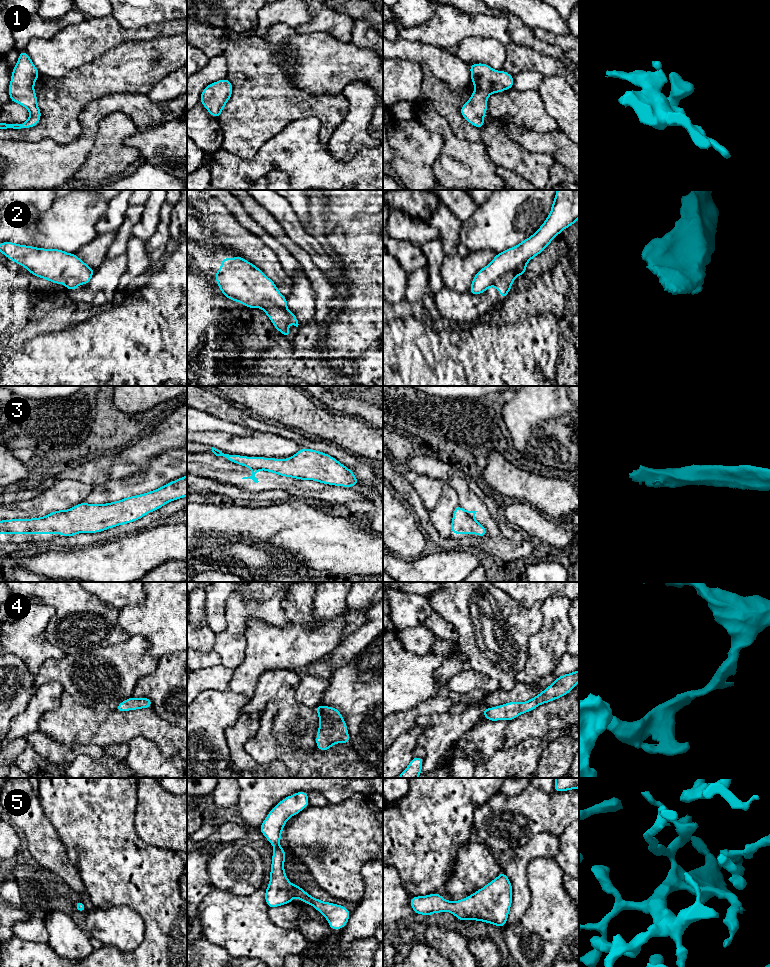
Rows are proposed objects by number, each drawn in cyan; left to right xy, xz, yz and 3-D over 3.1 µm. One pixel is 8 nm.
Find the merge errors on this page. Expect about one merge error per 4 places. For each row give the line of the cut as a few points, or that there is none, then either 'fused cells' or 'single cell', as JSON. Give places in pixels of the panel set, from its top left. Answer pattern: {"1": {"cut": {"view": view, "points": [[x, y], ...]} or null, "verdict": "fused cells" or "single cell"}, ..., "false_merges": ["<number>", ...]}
{"1": {"cut": null, "verdict": "single cell"}, "2": {"cut": {"view": "xz", "points": [[263, 305], [273, 303], [284, 308], [289, 313], [289, 322]]}, "verdict": "fused cells"}, "3": {"cut": {"view": "xz", "points": [[252, 468], [260, 469]]}, "verdict": "fused cells"}, "4": {"cut": null, "verdict": "single cell"}, "5": {"cut": null, "verdict": "single cell"}, "false_merges": ["2", "3"]}

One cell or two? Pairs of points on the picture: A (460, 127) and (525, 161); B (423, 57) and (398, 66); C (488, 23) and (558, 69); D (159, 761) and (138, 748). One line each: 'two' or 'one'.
A: one
B: two
C: one
D: one

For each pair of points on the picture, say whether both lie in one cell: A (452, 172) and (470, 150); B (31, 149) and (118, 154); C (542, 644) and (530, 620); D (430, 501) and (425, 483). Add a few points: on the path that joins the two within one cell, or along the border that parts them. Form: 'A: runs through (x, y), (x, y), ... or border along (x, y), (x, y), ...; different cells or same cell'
A: runs through (458, 167), (463, 165), (470, 156); same cell
B: border along (97, 130), (94, 144), (76, 172); different cells
C: border along (541, 609), (542, 625), (529, 639), (527, 654); different cells
D: runs through (430, 497), (429, 490), (426, 487); same cell

